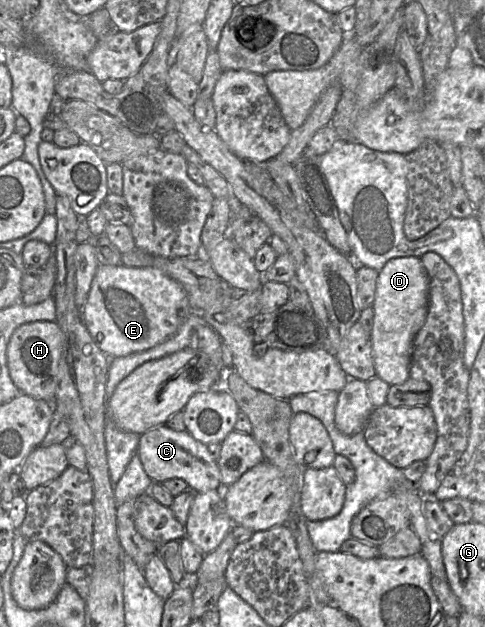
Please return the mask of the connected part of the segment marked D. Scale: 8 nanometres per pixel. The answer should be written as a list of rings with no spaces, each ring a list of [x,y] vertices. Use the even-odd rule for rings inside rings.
[[[420,257],[390,259],[379,271],[372,304],[374,317],[370,331],[376,376],[390,386],[409,378],[413,341],[428,312],[429,278]]]

